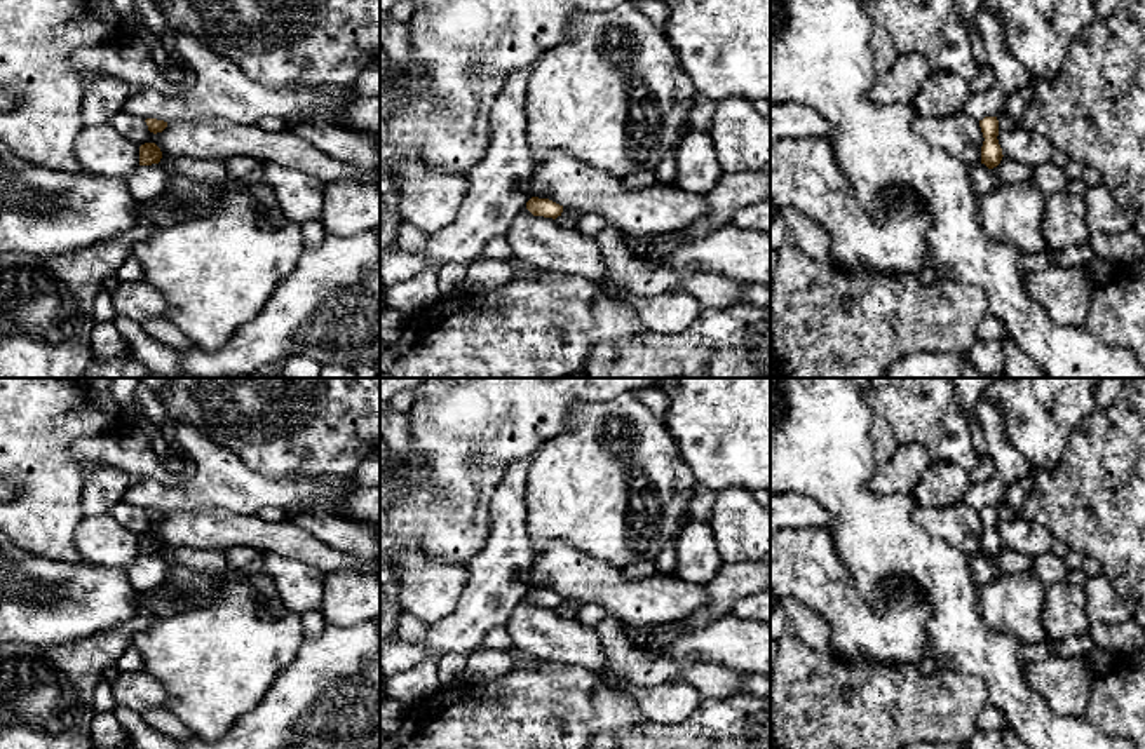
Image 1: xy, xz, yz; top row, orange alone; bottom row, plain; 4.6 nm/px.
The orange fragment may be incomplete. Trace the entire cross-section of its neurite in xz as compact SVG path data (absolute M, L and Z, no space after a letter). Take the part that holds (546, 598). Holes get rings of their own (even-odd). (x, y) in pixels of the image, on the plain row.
M532 587L526 592L526 599L533 606L544 606L544 608L552 608L552 610L556 610L563 603L563 596L559 596L559 594L549 590L549 589L539 589L539 587Z

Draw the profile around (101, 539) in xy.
M110 512L84 516L73 533L84 561L131 568L139 556L139 536L125 530Z

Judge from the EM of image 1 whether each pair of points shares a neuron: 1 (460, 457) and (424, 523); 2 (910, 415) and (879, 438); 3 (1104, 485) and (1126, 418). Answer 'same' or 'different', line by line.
1: same
2: different
3: same

